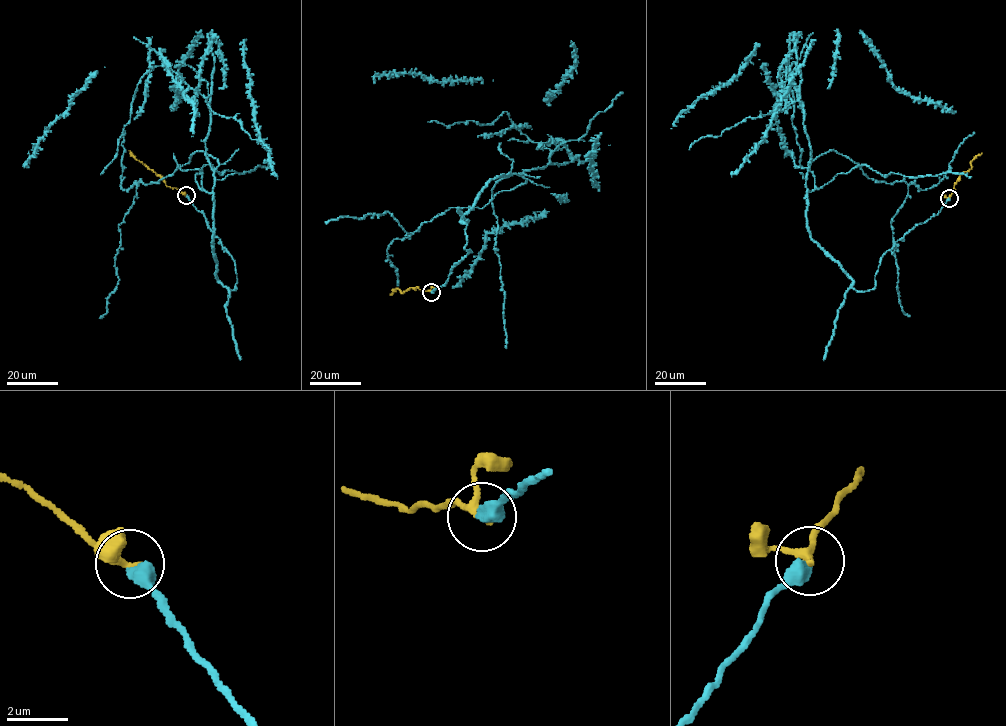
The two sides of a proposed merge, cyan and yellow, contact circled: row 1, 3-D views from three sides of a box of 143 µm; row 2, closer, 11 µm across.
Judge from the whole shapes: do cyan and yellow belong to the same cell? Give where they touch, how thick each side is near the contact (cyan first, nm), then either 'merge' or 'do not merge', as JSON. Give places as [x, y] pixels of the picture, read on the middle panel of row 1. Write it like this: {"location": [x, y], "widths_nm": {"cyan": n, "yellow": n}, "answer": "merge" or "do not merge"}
{"location": [431, 292], "widths_nm": {"cyan": 500, "yellow": 220}, "answer": "merge"}

